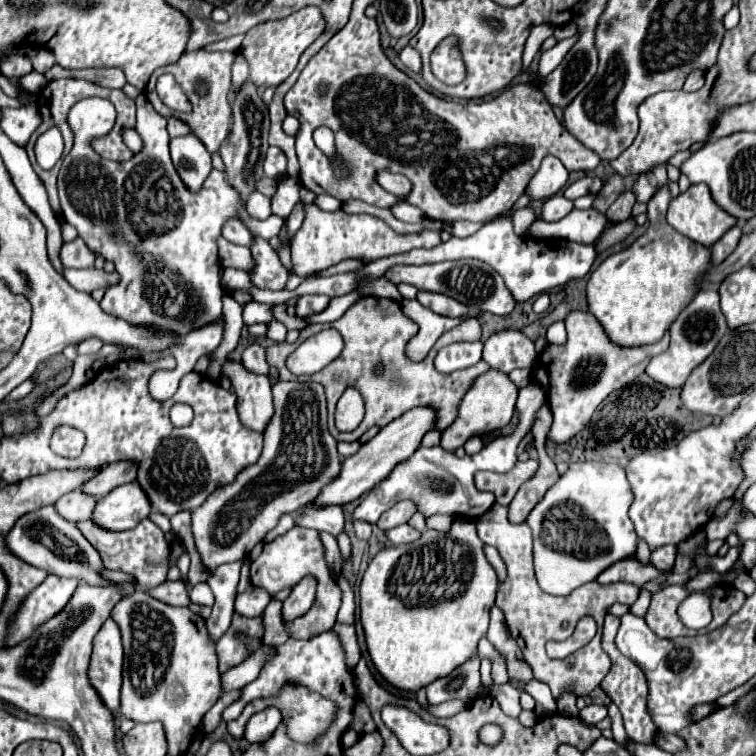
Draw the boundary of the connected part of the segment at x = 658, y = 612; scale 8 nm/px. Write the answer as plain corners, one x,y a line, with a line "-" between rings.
673,584
665,586
659,592
653,594
649,612
645,616
645,622
653,632
663,632
663,634
679,634
679,636
695,636
695,630
689,630
683,626
683,622
677,616
677,606
689,596
691,592
687,590
687,584

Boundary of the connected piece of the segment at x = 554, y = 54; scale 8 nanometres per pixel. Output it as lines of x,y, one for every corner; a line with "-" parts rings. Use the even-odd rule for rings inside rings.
579,32
567,40
559,40
551,50
541,54
541,62
539,62
539,76
541,78
557,68
557,64
563,60
563,56
569,52
569,48
577,42
577,38
579,38

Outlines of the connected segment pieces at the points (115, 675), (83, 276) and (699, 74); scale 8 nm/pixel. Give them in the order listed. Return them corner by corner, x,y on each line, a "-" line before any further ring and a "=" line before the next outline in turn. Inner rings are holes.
107,620
93,640
89,680
109,710
119,710
121,706
121,670
123,646
119,628
113,620
=
65,268
65,278
67,282
79,290
91,294
97,288
107,290
113,284
119,284
119,274
117,272
105,272
103,268
85,268
85,270
75,270
75,268
=
693,70
689,76
687,76
687,80
685,80
685,84
683,84
683,90
685,92
693,92
693,90
699,90
701,86
703,86
703,70

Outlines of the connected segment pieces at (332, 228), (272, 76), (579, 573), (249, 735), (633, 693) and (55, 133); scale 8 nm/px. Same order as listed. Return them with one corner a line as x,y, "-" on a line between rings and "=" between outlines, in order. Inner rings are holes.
315,204
305,206
305,220
295,238
291,240
293,270
299,276
309,276
325,270
345,258
361,258
373,262
383,256
403,254
413,248
435,248
441,242
437,230
421,230
417,234
397,234
381,218
369,214
347,214
343,210
325,212
-
305,270
305,272
299,272
=
307,6
281,20
269,20
257,24
245,34
241,54
249,62
249,78
257,88
265,86
279,86
297,66
299,56
307,46
311,46
323,32
325,20
319,8
=
575,462
561,480
547,490
539,506
527,516
527,524
533,530
533,556
535,576
539,586
554,596
567,596
575,588
585,584
585,578
597,578
613,562
635,554
635,528
629,520
629,508
633,504
631,488
625,478
625,470
607,462
=
265,708
261,712
257,712
255,716
251,716
249,720
249,730
245,732
245,738
251,744
261,744
265,742
277,728
277,724
281,722
281,712
279,708
=
605,616
603,625
603,650
609,654
611,658
611,670
603,680
603,690
609,694
609,698
617,704
617,708
623,714
623,722
625,722
625,730
629,734
629,738
637,744
655,744
655,734
659,732
655,728
655,722
651,720
649,712
647,712
647,678
641,668
631,662
629,658
625,658
617,648
615,648
615,634
619,628
619,618
616,616
=
57,128
39,136
35,144
35,156
43,168
51,168
61,158
61,132

